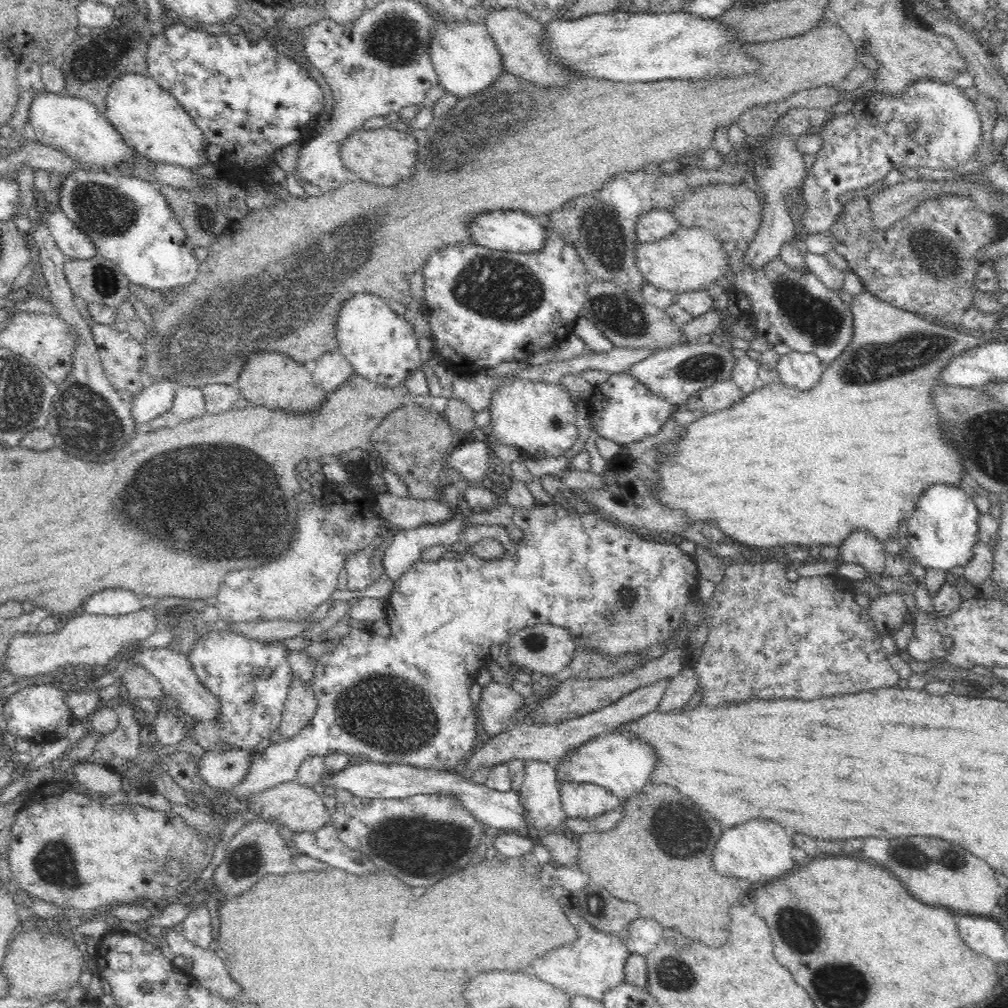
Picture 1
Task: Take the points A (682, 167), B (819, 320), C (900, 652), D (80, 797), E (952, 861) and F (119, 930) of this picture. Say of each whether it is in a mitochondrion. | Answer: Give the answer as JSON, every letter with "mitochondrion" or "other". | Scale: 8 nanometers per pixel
{"A":"other","B":"mitochondrion","C":"other","D":"other","E":"mitochondrion","F":"other"}

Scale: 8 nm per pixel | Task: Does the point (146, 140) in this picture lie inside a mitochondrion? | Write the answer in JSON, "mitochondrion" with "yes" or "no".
{"mitochondrion":"no"}

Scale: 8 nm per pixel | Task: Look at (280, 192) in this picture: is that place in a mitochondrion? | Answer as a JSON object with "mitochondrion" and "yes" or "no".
{"mitochondrion":"no"}

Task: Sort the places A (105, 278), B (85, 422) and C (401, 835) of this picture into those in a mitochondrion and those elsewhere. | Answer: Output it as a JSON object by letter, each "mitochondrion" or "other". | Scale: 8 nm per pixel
{"A":"mitochondrion","B":"mitochondrion","C":"mitochondrion"}

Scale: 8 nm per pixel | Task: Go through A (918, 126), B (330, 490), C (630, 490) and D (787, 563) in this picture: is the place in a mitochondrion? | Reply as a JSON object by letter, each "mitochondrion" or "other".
{"A":"mitochondrion","B":"other","C":"other","D":"other"}

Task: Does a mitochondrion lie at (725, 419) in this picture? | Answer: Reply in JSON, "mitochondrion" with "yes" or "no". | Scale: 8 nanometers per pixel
{"mitochondrion":"no"}

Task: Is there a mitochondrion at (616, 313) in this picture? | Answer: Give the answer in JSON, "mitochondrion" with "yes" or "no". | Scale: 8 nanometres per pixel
{"mitochondrion":"yes"}

